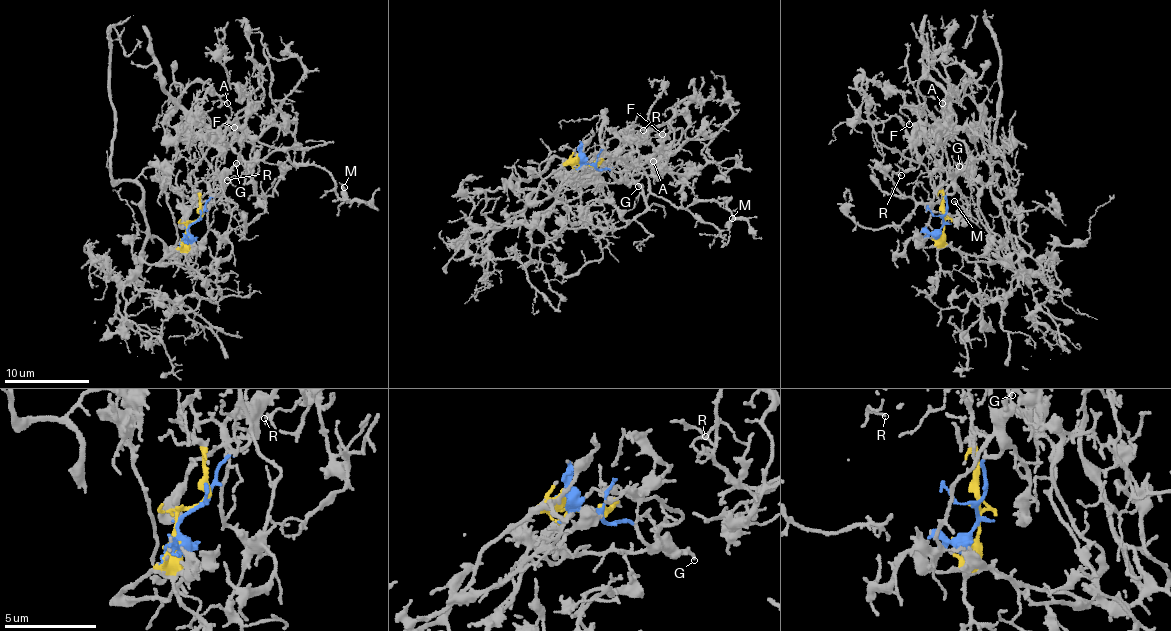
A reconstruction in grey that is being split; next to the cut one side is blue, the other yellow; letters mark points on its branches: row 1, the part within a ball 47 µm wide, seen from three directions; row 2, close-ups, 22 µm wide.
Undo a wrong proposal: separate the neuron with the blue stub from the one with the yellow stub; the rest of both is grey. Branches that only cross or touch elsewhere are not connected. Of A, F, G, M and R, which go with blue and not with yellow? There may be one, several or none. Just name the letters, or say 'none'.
A, F, G, M, R

